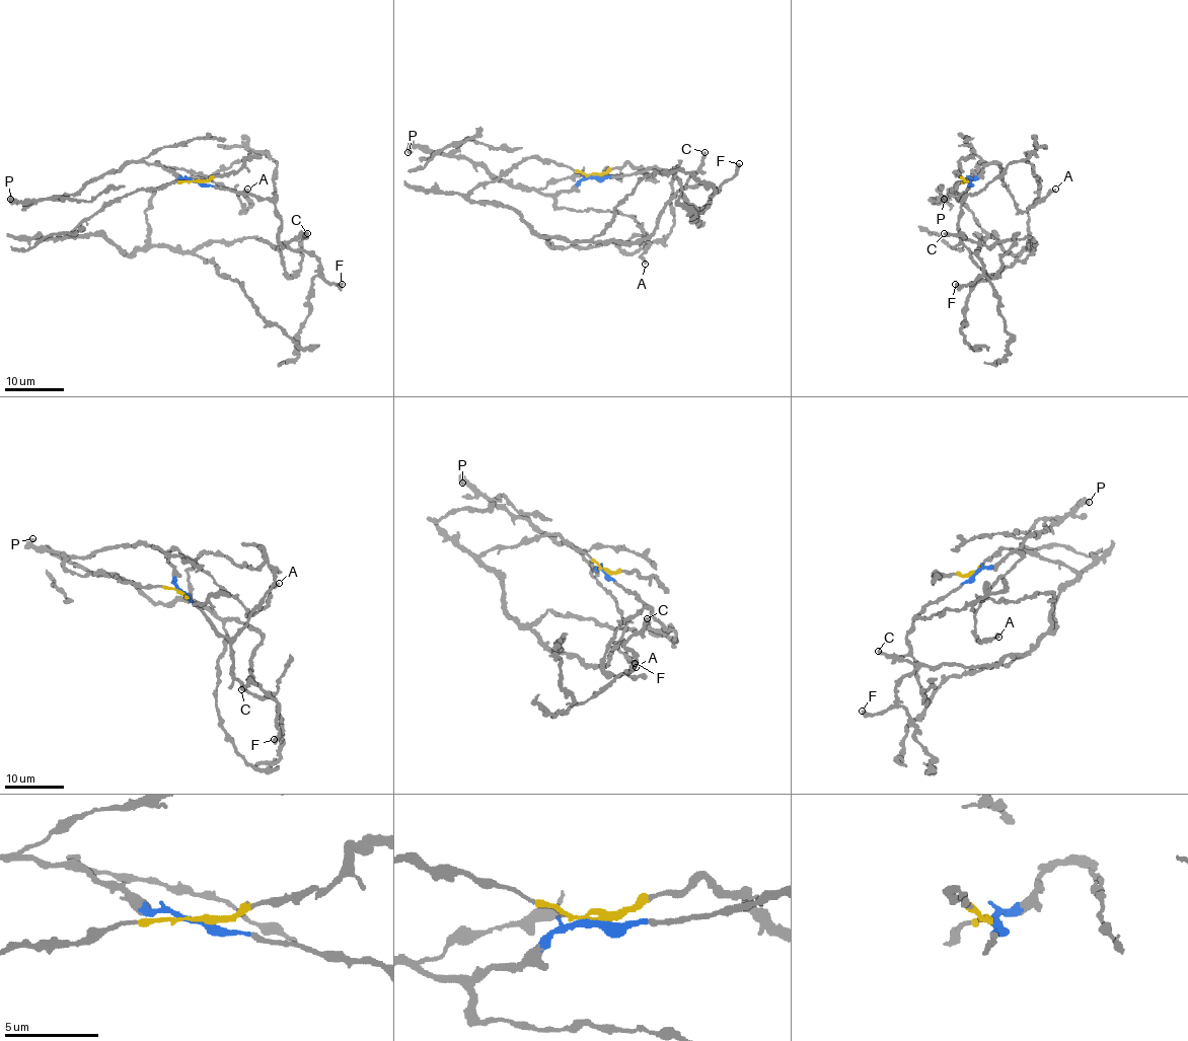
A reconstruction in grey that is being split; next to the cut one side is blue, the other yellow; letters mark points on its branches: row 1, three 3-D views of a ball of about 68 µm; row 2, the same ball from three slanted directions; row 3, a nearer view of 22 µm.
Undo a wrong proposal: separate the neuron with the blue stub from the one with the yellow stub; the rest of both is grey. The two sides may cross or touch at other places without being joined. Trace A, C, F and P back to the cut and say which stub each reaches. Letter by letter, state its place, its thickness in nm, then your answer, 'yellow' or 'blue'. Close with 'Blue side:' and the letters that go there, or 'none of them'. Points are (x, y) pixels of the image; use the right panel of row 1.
A: (1055, 189) | 240 nm | blue
C: (944, 233) | 400 nm | yellow
F: (955, 284) | 320 nm | yellow
P: (944, 199) | 500 nm | blue
Blue side: A, P

